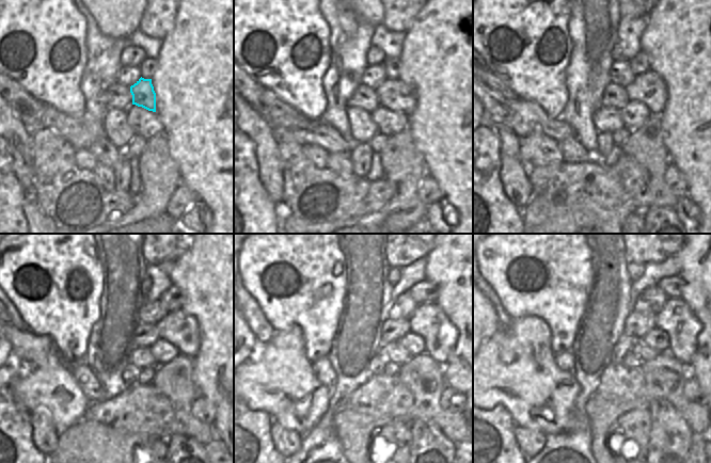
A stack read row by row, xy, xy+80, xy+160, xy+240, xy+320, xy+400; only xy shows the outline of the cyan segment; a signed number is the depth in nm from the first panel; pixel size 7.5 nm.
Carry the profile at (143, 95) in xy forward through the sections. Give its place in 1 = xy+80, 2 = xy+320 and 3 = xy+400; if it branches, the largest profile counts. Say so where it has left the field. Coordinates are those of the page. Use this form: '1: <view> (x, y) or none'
1: xy+80 (394, 94)
2: xy+320 (428, 321)
3: xy+400 (676, 318)

